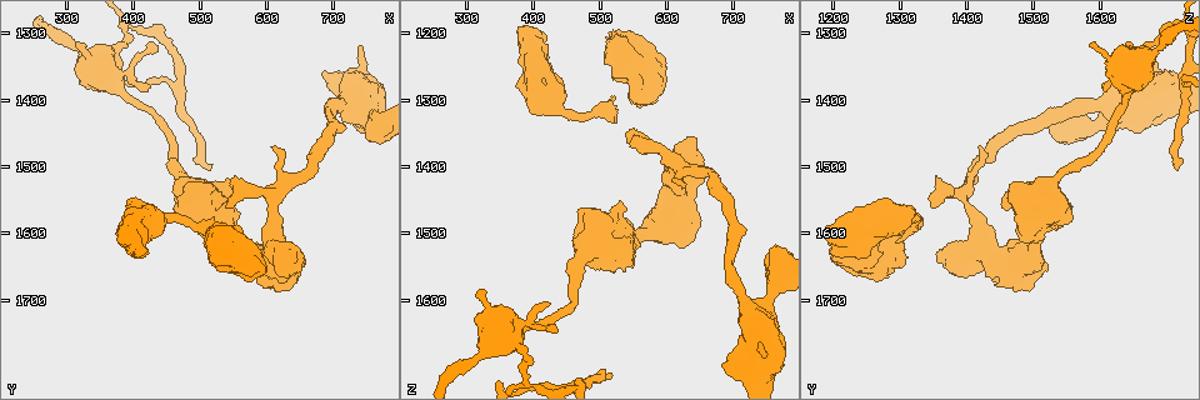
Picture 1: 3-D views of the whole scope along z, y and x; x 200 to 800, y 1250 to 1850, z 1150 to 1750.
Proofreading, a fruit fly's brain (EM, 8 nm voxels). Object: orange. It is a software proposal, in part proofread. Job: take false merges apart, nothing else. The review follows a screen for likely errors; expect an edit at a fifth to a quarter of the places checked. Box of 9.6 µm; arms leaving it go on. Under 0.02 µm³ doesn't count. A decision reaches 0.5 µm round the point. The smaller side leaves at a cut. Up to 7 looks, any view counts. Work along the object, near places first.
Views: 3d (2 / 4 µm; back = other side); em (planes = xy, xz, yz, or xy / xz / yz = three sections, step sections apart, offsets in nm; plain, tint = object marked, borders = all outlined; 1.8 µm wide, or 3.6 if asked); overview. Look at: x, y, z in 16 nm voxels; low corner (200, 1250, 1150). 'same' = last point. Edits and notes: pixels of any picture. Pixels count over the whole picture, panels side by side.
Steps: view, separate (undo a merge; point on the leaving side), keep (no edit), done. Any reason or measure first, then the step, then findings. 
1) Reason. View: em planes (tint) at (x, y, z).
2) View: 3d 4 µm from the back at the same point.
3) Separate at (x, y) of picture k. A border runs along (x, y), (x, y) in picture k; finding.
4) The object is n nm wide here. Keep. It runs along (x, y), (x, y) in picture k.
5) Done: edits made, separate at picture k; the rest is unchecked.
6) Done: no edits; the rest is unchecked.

Abrupt turn. View: em 3.6 µm planes (tint) at (360, 1340, 1665).

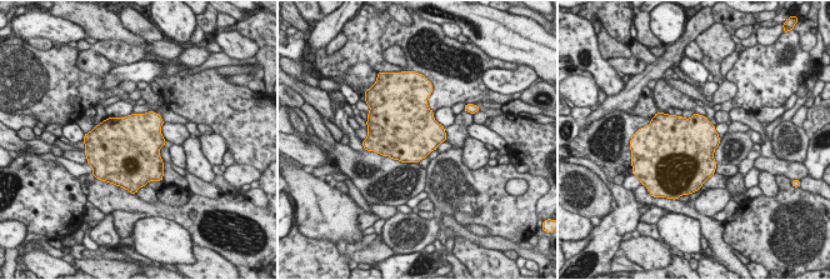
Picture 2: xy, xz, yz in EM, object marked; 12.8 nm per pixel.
The object is 700 nm wide here. Keep. All the same neuron.

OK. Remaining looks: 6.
Sudden change in width. View: 3d 4 µm from the back at (530, 1580, 1505).

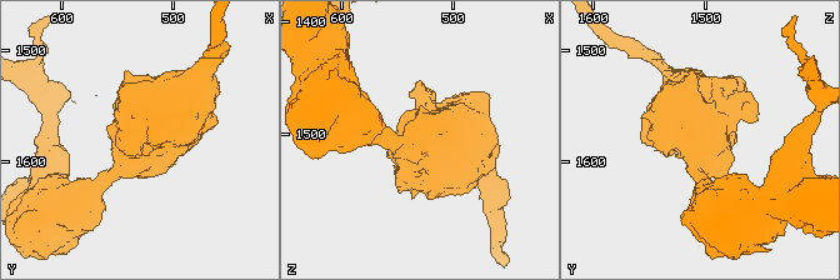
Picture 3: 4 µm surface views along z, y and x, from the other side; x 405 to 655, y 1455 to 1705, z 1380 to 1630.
Shape alone is not enough. View: em 3.6 µm planes (tint) at (528, 1580, 1502).

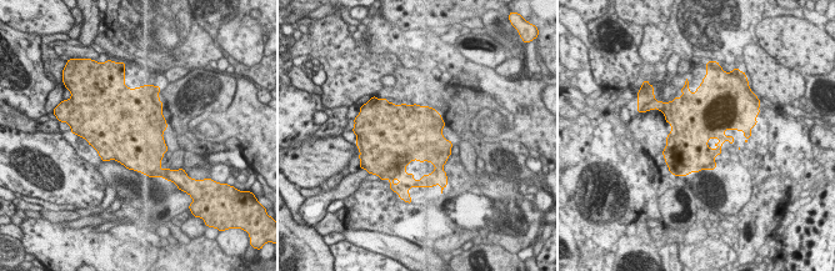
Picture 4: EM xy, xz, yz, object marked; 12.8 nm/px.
The object is 750 nm wide here. Separate at (144, 156) of picture 4. A border runs along (159, 169), (153, 174) in picture 4; two neurons meet here.

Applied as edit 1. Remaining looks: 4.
Three-way junction. View: em planes (tint) at (615, 1545, 1395).

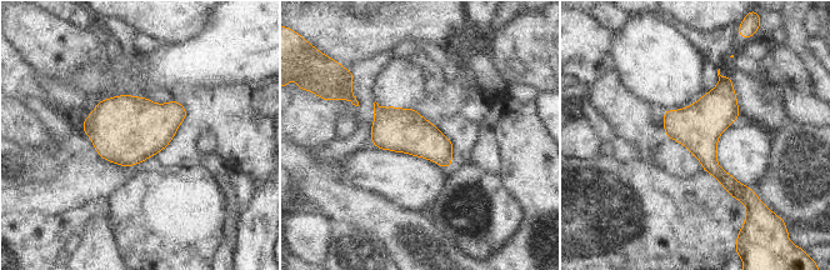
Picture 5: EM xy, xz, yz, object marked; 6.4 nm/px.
Keep. It runs along (721, 79), (709, 163), (748, 198) in picture 5; one neuron here.

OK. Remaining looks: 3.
Done: edits made, separate at picture 4; the rest is unchecked.

